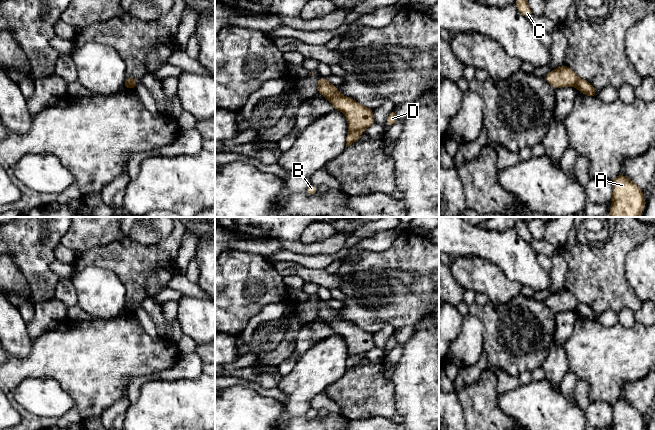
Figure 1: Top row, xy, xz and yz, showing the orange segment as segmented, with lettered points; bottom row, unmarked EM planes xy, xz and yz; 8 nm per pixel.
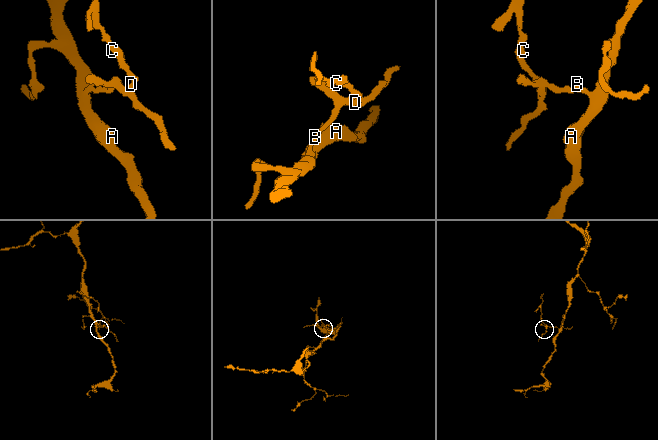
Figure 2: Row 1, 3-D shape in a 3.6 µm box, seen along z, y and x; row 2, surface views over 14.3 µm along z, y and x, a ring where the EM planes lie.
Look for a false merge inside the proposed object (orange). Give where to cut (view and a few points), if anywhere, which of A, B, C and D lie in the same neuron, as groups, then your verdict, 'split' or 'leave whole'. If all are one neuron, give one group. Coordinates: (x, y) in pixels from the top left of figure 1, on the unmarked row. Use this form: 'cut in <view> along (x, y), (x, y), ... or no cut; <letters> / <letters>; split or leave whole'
cut in xz along (350, 354), (361, 355); A B / C D; split

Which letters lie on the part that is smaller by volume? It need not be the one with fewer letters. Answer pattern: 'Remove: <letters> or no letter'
Remove: C, D

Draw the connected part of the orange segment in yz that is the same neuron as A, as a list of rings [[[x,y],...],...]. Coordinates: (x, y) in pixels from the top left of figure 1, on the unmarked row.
[[[618,398],[612,408],[613,426],[611,430],[645,430],[643,415],[626,400]]]

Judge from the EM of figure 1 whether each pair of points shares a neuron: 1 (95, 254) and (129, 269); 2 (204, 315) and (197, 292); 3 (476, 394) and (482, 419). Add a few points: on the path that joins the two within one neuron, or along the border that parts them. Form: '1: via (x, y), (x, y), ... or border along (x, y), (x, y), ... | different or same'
1: via (103, 257), (117, 257), (121, 261) | same
2: border along (182, 294), (204, 299) | different
3: via (479, 400), (482, 413) | same

